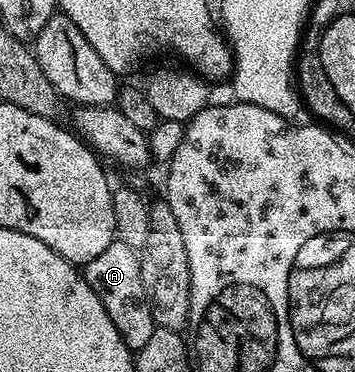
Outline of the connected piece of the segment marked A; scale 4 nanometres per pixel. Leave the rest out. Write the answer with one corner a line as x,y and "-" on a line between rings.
117,238
112,241
98,258
94,258
82,268
84,280
98,294
102,306
106,306
106,314
110,314
110,322
122,334
122,342
133,354
146,346
150,334
157,328
152,311
146,300
146,290
142,290
142,274
140,273
140,253
137,249
126,246

